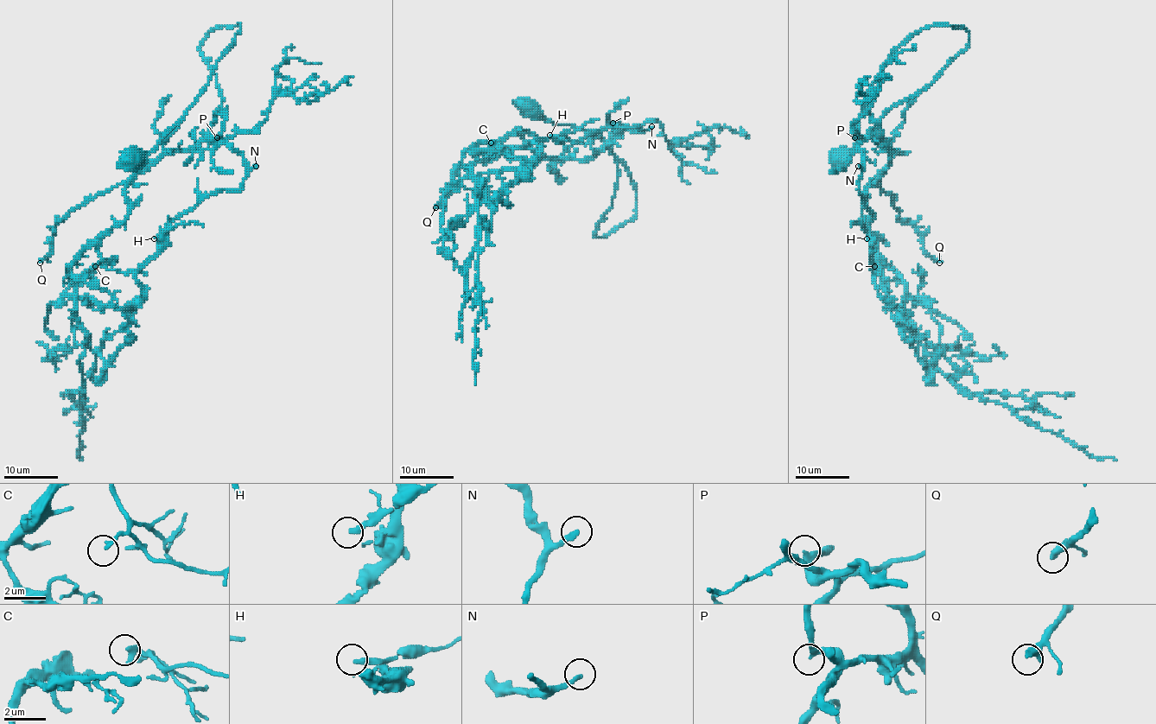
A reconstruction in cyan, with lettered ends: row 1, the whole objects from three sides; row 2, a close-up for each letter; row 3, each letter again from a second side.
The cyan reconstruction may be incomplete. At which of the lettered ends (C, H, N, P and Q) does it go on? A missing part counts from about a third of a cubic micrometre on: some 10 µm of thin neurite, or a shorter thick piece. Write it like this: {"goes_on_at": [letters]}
{"goes_on_at": ["N", "Q"]}

